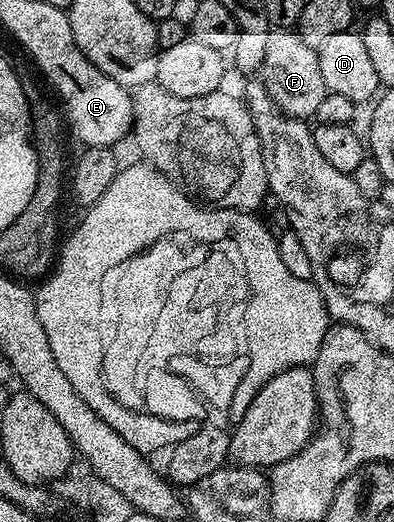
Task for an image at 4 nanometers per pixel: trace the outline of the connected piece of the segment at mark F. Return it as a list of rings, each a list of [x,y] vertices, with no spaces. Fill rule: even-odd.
[[[274,30],[269,33],[260,69],[260,83],[268,90],[275,106],[286,116],[297,120],[309,121],[317,117],[320,102],[324,102],[327,94],[324,77],[320,74],[317,47],[304,42],[304,38],[294,30]]]

